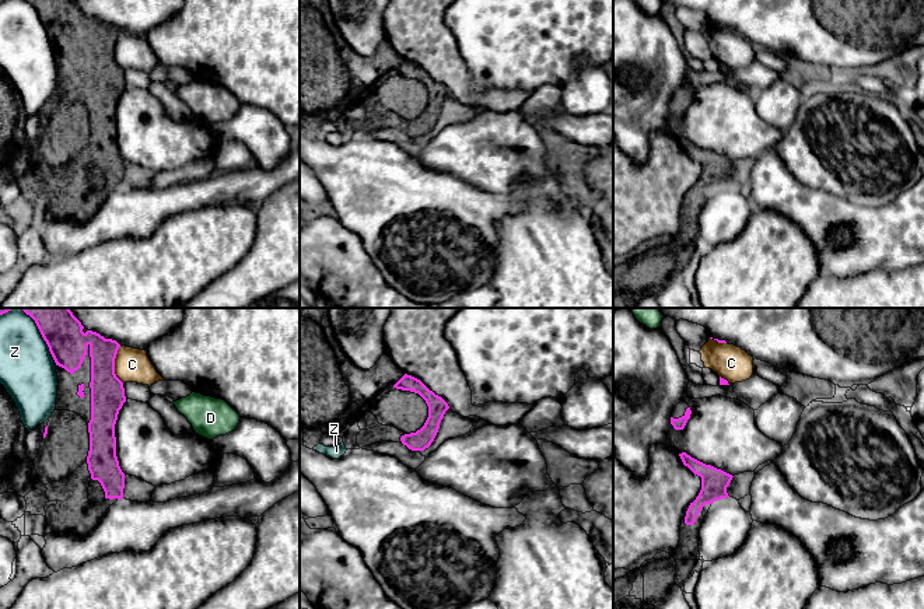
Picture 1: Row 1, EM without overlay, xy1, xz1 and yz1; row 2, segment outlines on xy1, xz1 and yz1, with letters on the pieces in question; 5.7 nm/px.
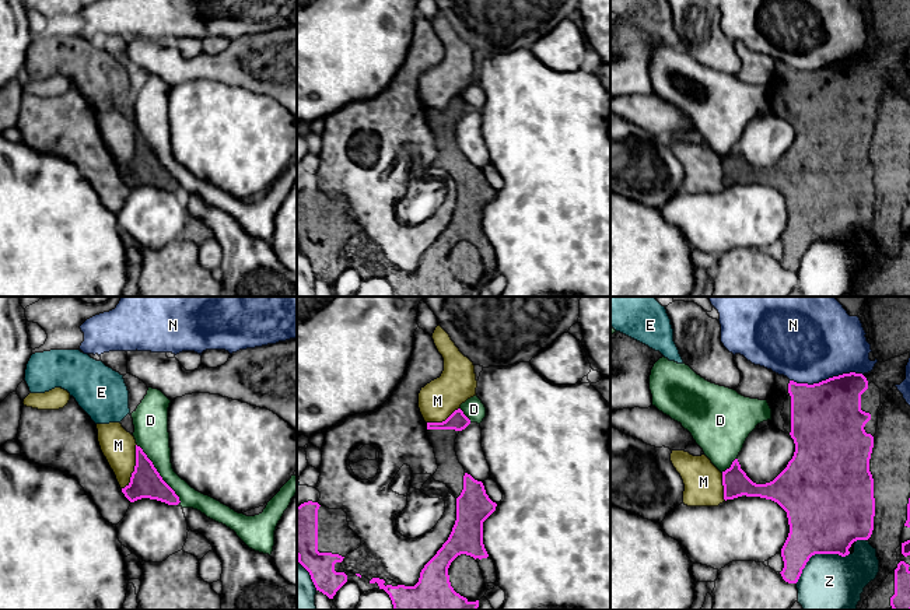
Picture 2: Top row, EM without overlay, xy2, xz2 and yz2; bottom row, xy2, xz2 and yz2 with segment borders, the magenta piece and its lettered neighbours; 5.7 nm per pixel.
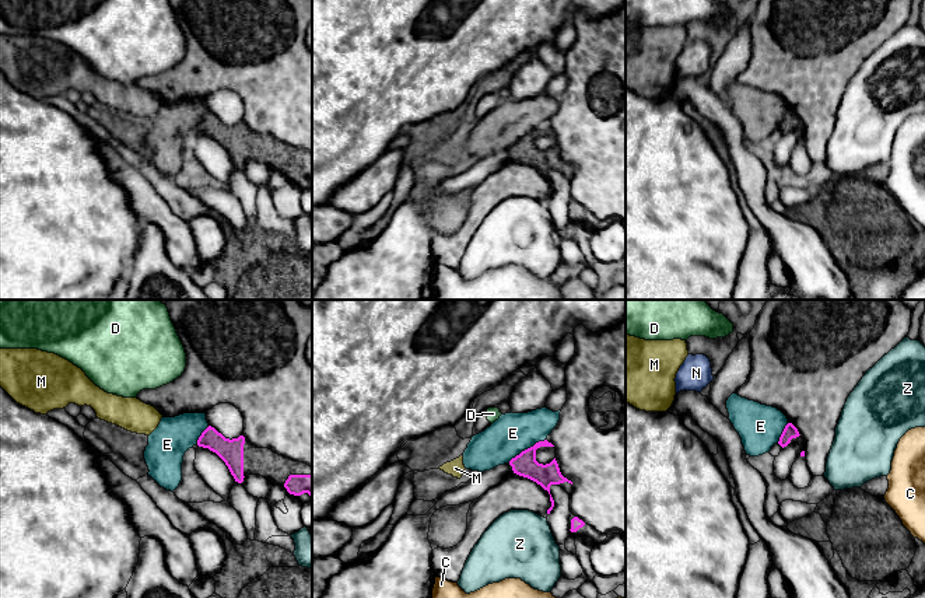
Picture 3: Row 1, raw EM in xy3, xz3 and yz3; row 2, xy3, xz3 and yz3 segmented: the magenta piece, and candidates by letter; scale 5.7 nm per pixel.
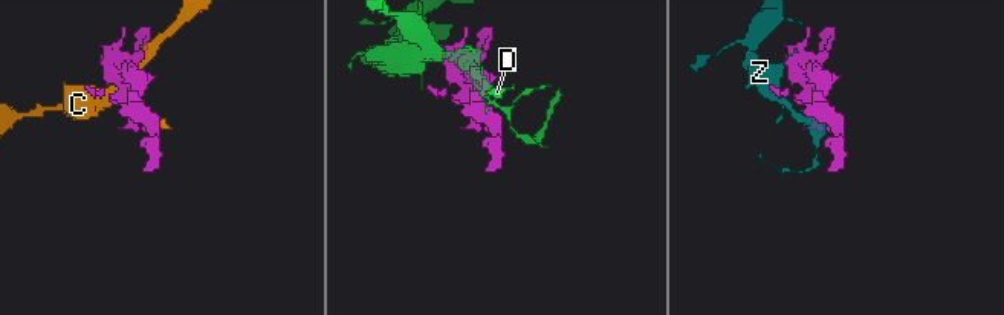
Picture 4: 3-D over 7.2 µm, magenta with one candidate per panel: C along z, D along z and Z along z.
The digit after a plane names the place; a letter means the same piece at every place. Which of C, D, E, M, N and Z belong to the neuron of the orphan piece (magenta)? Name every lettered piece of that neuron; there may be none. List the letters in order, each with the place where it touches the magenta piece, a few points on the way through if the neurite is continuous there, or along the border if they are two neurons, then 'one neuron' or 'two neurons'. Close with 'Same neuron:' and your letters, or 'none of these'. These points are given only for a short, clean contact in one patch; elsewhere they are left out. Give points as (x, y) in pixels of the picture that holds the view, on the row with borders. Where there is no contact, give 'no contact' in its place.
C: xy1 (114, 364) | two neurons
D: xy2 (158, 473) | along xy2 (136, 445), (181, 501) | two neurons
E: xz3 (528, 448) | along xz3 (545, 439), (522, 450), (508, 462) | two neurons
M: xy2 (135, 466) | along xy2 (136, 444), (135, 470), (130, 480), (122, 488) | two neurons
N: yz2 (826, 379) | two neurons
Z: yz2 (816, 553) | two neurons
Same neuron: none of these

